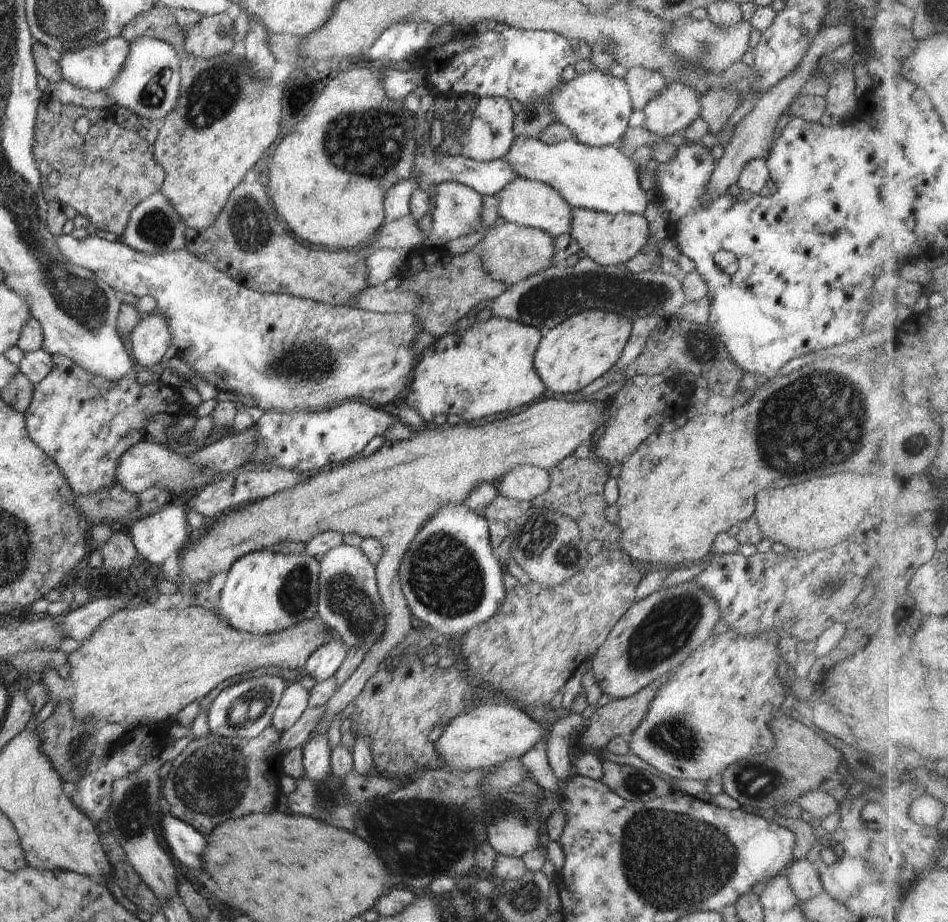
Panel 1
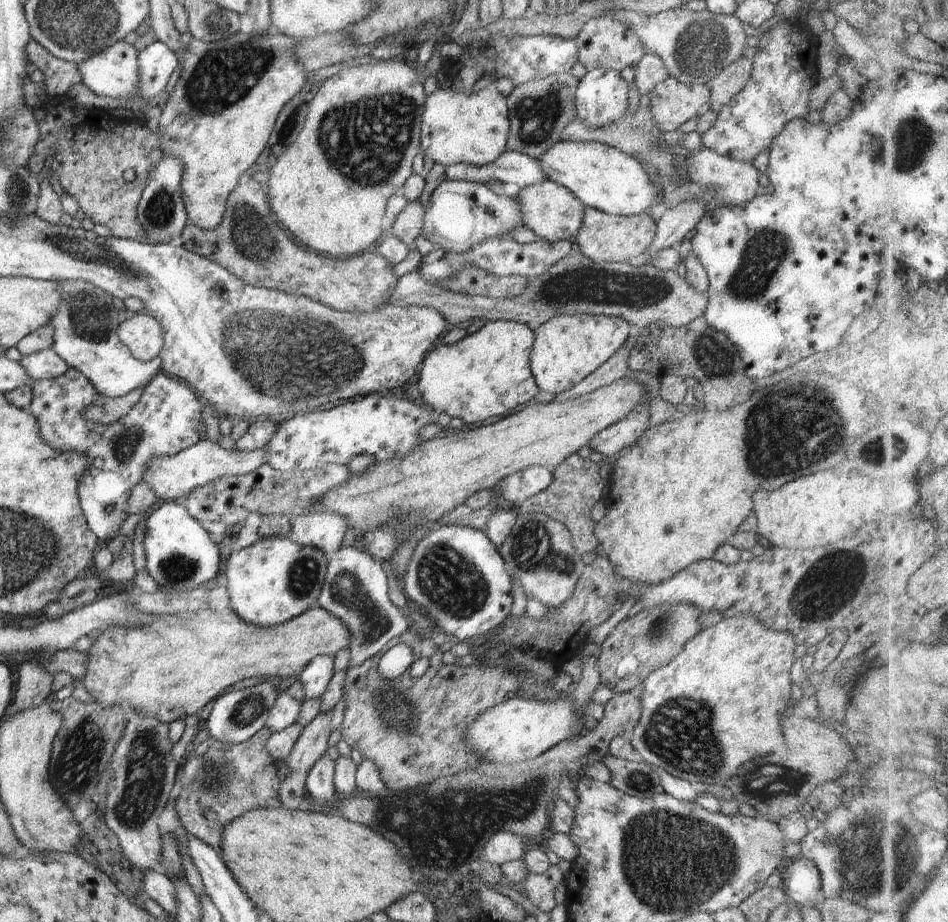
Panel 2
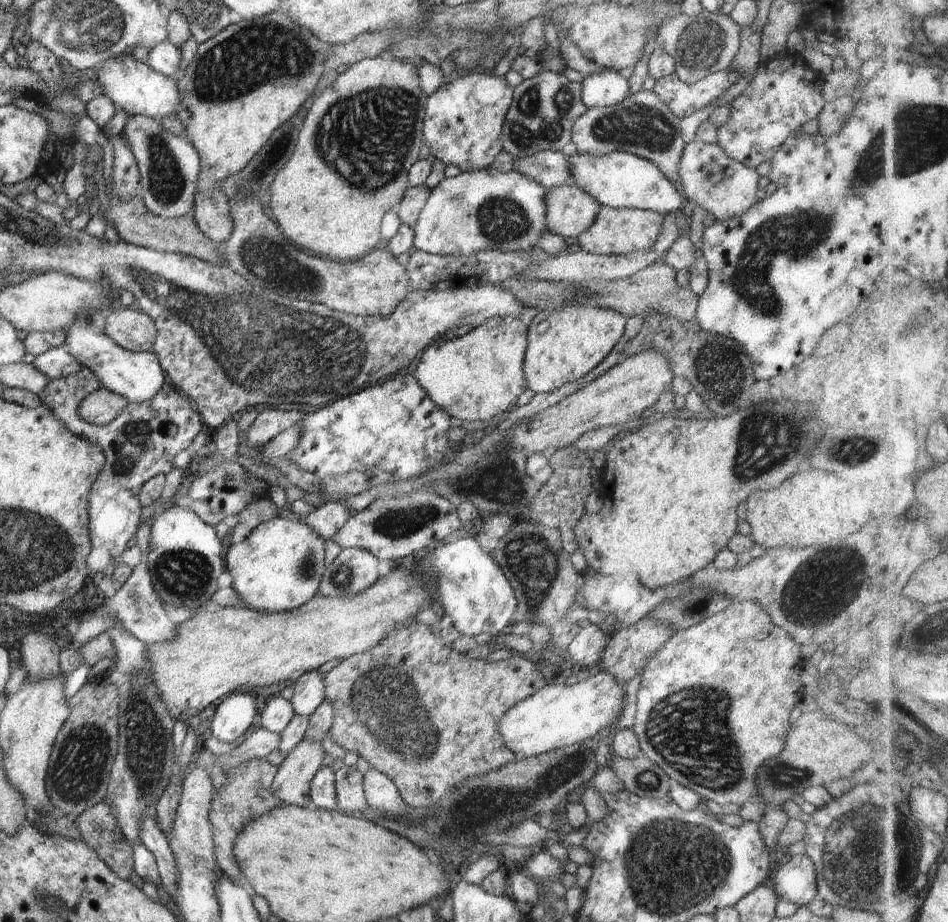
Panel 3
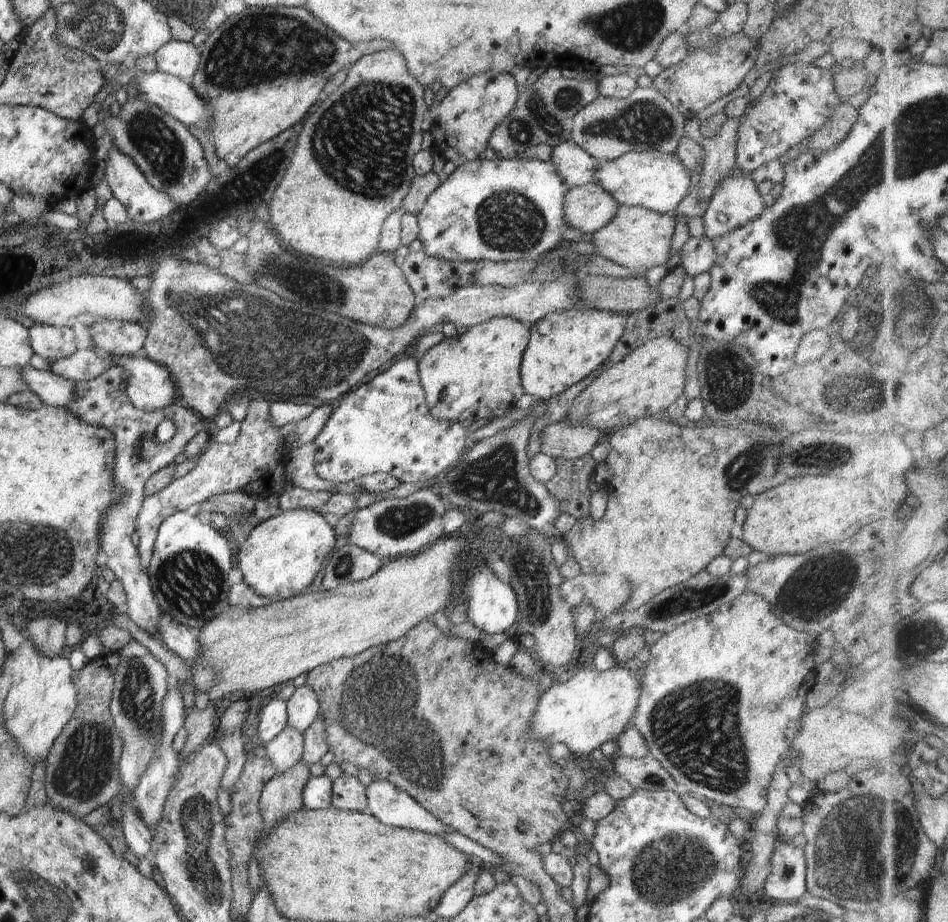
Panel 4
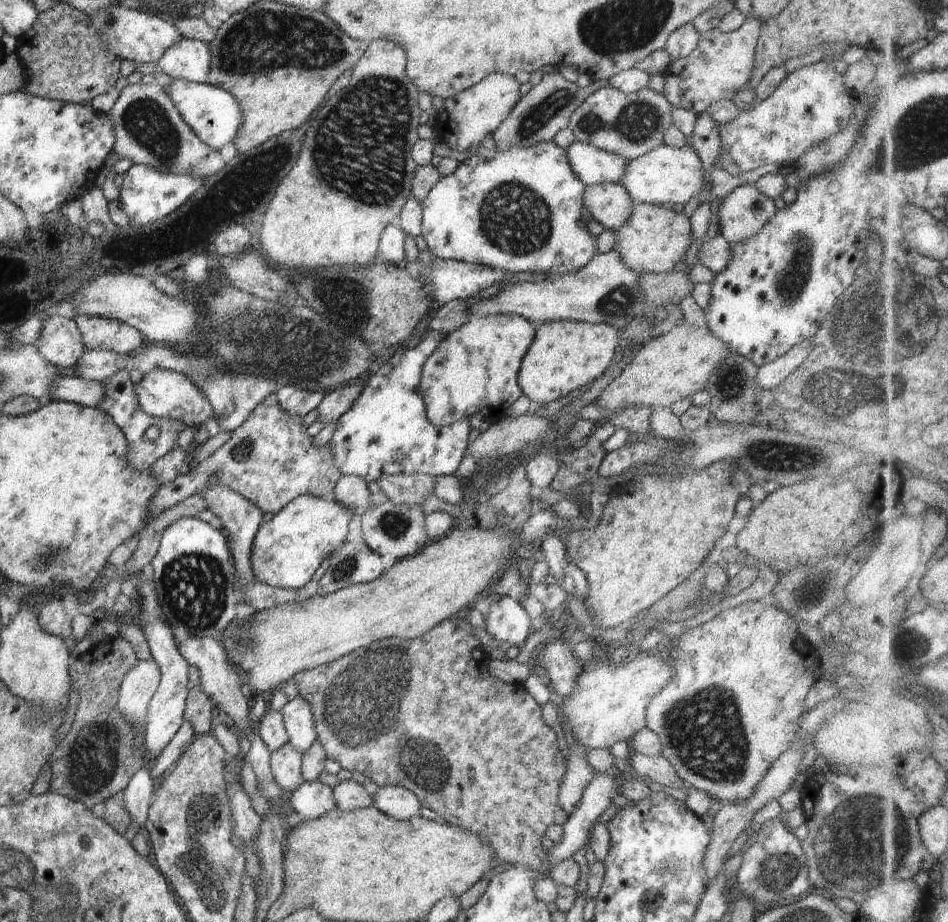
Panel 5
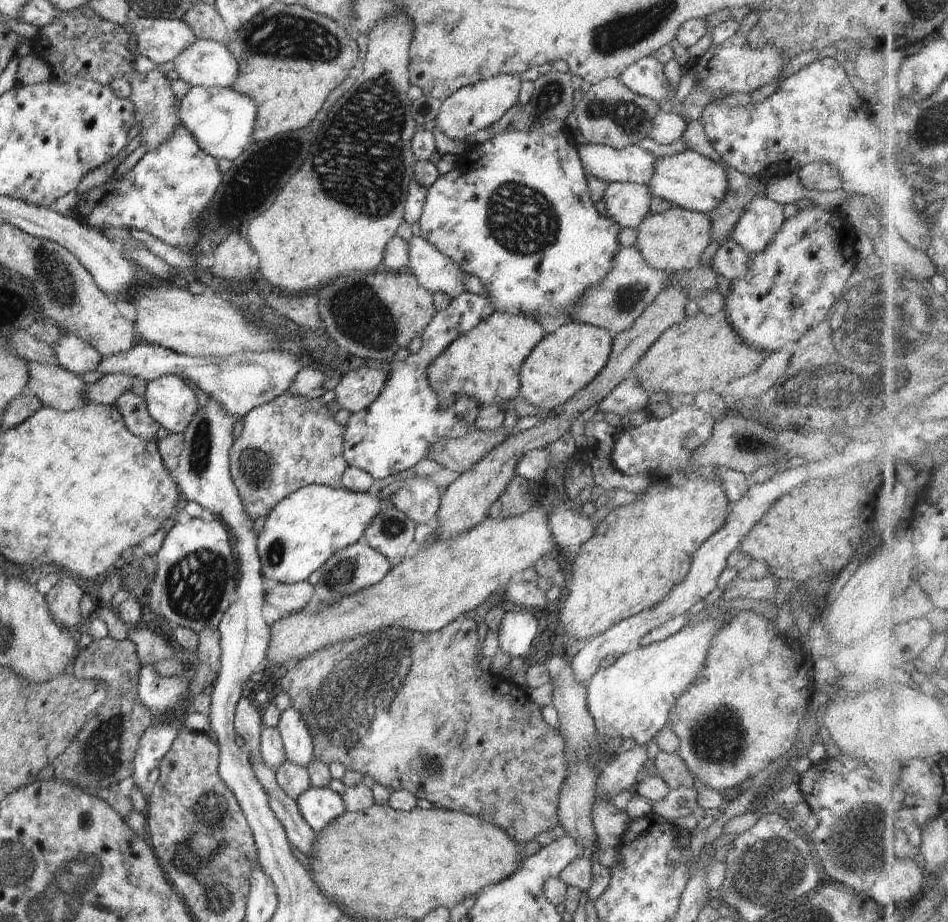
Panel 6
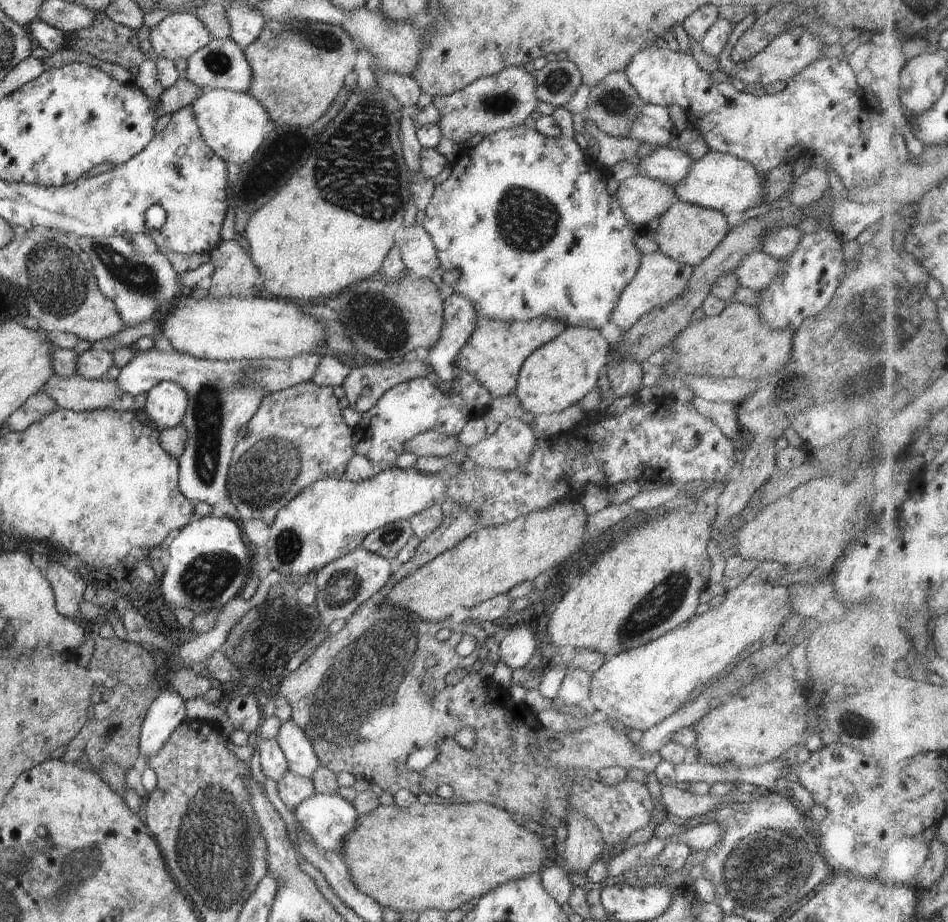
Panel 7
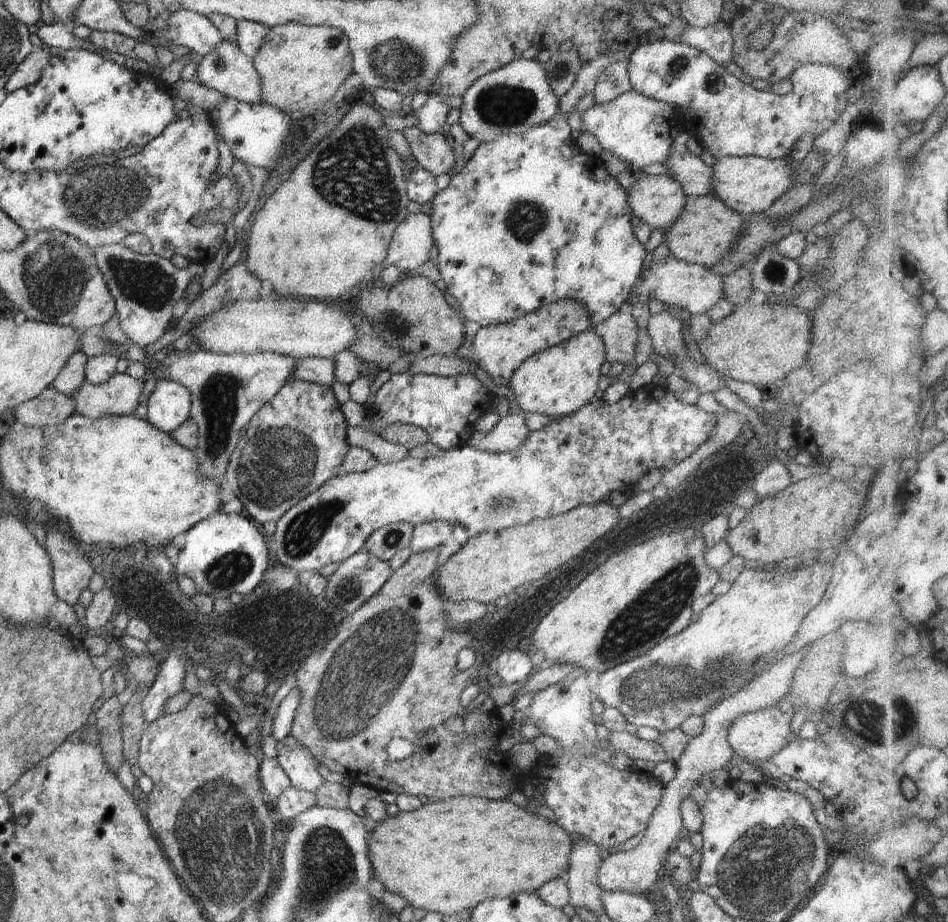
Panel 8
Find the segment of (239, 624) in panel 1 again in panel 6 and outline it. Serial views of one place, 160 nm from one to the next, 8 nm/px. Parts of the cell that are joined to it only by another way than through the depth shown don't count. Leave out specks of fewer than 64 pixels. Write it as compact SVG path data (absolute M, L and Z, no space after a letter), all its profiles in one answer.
M314 484L300 488L297 492L284 498L270 515L257 536L257 552L260 558L262 577L268 581L278 583L300 583L307 581L308 577L321 568L338 550L344 550L363 539L364 530L382 514L384 508L392 508L392 498L372 491L353 492L346 488L329 488Z

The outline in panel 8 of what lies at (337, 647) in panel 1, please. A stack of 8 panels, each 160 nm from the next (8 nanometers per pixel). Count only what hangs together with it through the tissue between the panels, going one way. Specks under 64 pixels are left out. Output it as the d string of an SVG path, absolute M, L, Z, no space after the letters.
M281 743L276 760L286 776L290 778L291 784L304 792L316 794L316 790L328 782L318 772L317 760L313 758L308 749L290 748Z

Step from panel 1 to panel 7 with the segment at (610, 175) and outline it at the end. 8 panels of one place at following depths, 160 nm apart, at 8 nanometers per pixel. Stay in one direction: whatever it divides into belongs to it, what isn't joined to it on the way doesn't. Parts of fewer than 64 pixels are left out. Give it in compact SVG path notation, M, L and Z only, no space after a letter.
M708 150L699 160L692 162L686 178L674 185L674 190L681 202L718 210L727 216L731 212L745 212L762 203L766 190L766 173L758 172L746 160Z

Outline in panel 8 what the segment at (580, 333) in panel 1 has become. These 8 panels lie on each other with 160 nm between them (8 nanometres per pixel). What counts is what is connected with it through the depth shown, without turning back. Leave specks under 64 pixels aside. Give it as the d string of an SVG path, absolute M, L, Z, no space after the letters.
M591 328L567 342L531 355L514 370L507 386L524 413L538 413L552 419L566 417L590 403L595 396L604 362L603 339Z

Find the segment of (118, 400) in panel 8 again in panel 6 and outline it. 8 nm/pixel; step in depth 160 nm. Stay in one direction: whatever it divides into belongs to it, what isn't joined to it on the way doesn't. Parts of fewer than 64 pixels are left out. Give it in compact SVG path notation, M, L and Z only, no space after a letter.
M27 362L30 380L22 396L36 396L43 407L52 407L62 412L80 409L88 404L84 398L86 382L59 365L48 366L38 362Z

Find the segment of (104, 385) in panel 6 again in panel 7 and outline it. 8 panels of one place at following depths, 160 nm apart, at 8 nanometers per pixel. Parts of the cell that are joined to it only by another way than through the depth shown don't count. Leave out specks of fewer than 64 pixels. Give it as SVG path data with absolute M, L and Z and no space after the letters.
M172 348L168 352L156 349L137 352L132 362L120 370L116 379L118 388L134 397L150 392L163 381L176 382L186 392L188 405L181 424L186 428L188 440L184 454L178 458L178 487L190 501L214 506L226 498L226 478L232 452L240 439L238 433L256 414L267 395L262 386L250 382L250 378L254 378L254 368L258 370L260 364L252 366L250 359L212 361L194 358Z

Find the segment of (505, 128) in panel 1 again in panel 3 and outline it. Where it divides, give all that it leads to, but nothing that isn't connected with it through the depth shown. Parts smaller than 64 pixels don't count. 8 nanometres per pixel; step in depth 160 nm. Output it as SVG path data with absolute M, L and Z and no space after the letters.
M489 71L473 73L462 78L451 78L449 82L442 83L425 102L423 142L428 146L429 154L433 154L436 160L446 166L454 165L461 171L487 169L503 150L501 132L512 99L513 88L506 82L504 76L496 76Z

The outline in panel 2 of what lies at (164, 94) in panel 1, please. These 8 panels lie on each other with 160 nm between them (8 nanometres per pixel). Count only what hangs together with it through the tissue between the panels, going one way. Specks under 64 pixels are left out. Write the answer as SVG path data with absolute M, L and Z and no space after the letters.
M155 40L137 52L139 72L139 96L149 105L155 105L157 97L166 88L172 72L176 70L178 56L161 40Z

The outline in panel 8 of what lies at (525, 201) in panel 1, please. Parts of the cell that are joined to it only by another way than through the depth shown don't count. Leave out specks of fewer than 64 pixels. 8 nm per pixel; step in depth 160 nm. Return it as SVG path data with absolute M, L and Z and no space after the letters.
M643 175L632 184L627 192L627 200L633 215L640 219L651 231L661 229L664 232L678 222L686 206L687 195L683 192L681 184L669 175Z

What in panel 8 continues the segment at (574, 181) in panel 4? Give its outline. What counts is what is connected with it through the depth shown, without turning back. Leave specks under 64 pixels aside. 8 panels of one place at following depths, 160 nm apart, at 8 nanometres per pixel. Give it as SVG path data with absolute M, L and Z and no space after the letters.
M680 132L674 139L669 158L664 166L668 175L681 184L683 192L687 196L708 196L711 192L710 166L687 150L687 143L690 139L688 132Z

